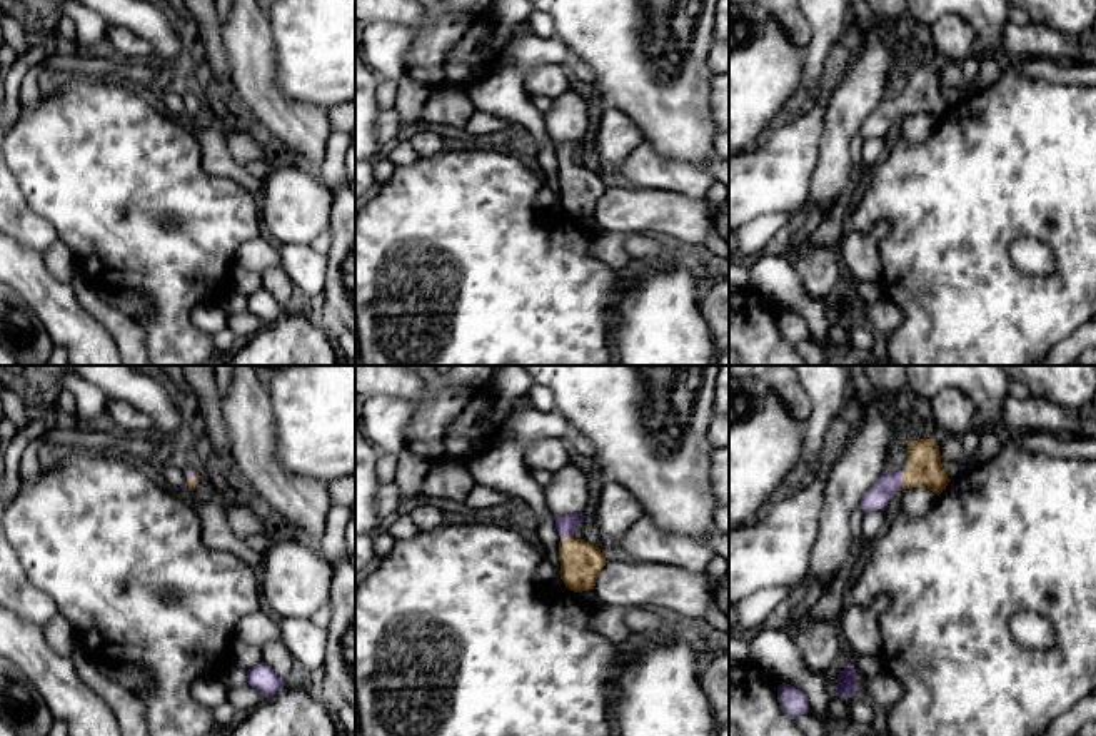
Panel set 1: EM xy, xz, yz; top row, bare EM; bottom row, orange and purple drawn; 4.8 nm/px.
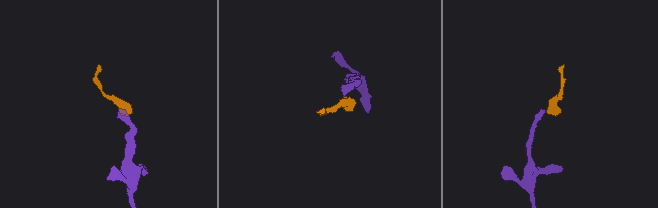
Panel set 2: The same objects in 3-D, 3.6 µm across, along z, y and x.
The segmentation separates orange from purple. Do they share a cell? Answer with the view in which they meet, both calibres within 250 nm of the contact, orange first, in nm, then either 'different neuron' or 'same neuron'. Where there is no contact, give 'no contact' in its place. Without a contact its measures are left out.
yz | 170/110 nm | same neuron

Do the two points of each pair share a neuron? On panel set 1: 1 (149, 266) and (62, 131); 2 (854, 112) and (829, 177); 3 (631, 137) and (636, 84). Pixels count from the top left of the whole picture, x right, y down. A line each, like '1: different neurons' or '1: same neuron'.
1: same neuron
2: same neuron
3: different neurons

